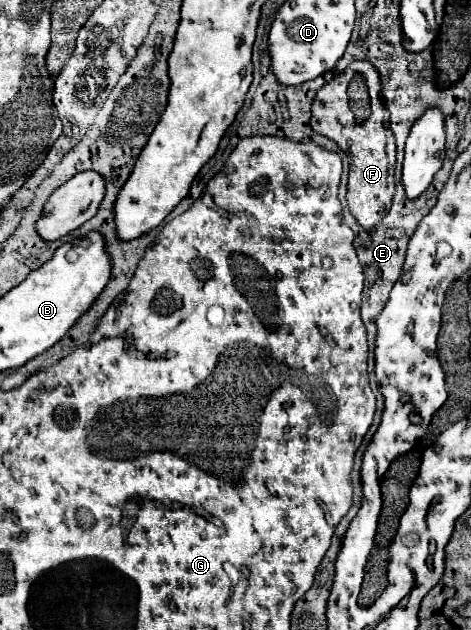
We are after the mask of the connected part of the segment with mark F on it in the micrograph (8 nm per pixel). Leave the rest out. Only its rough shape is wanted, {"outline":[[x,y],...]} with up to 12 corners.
{"outline":[[356,61],[312,103],[346,153],[348,209],[372,231],[392,207],[396,145],[378,71]]}

